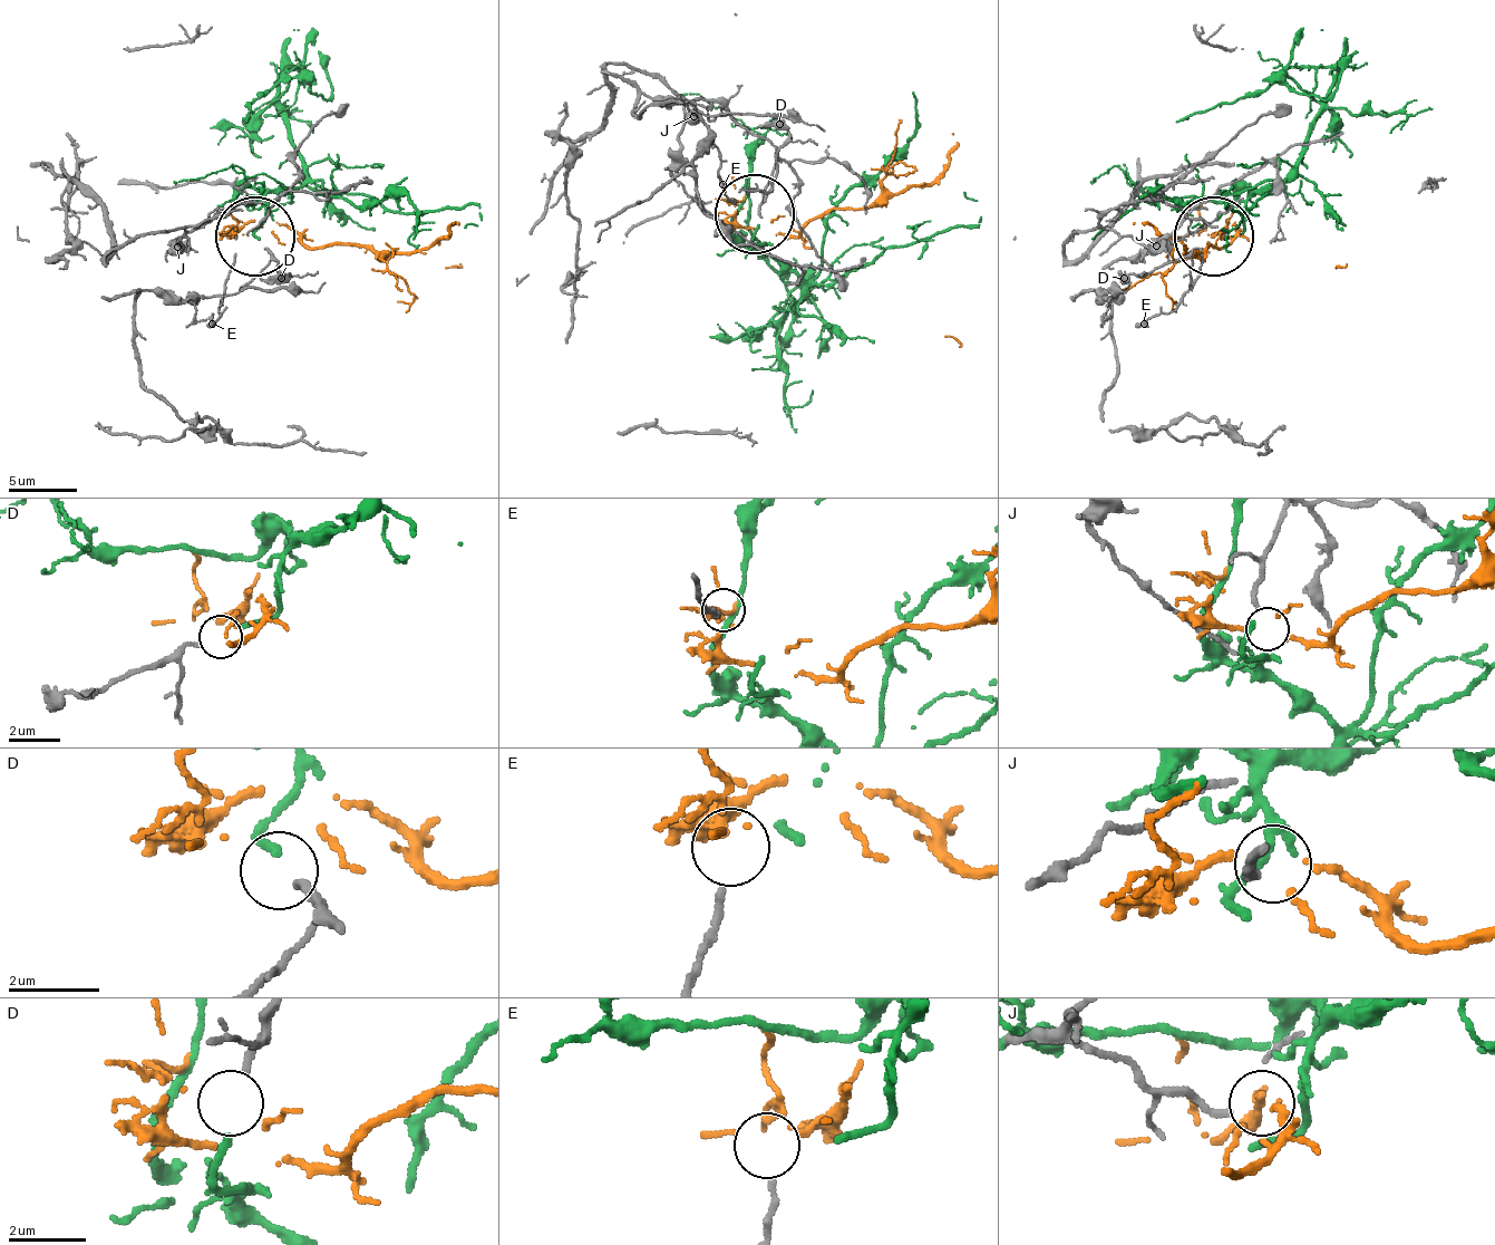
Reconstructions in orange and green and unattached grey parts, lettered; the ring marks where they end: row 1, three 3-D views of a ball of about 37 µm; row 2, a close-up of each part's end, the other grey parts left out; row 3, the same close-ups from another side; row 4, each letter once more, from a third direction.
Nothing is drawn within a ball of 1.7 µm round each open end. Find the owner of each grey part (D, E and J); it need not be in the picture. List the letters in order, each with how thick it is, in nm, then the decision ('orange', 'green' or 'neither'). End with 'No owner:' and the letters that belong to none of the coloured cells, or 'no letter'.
D: 180 nm thick; green
E: 140 nm thick; neither
J: 180 nm thick; neither
No owner: E, J

